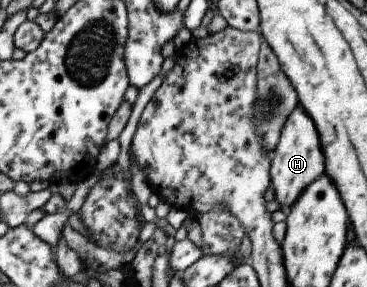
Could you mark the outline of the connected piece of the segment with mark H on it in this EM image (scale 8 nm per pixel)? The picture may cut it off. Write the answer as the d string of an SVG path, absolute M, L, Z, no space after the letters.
M295 107L295 111L289 115L285 127L281 129L281 139L270 153L271 185L274 187L274 197L281 210L290 209L295 205L301 193L305 191L317 179L325 173L325 156L321 151L319 135L315 129L313 119L305 113L305 109Z

